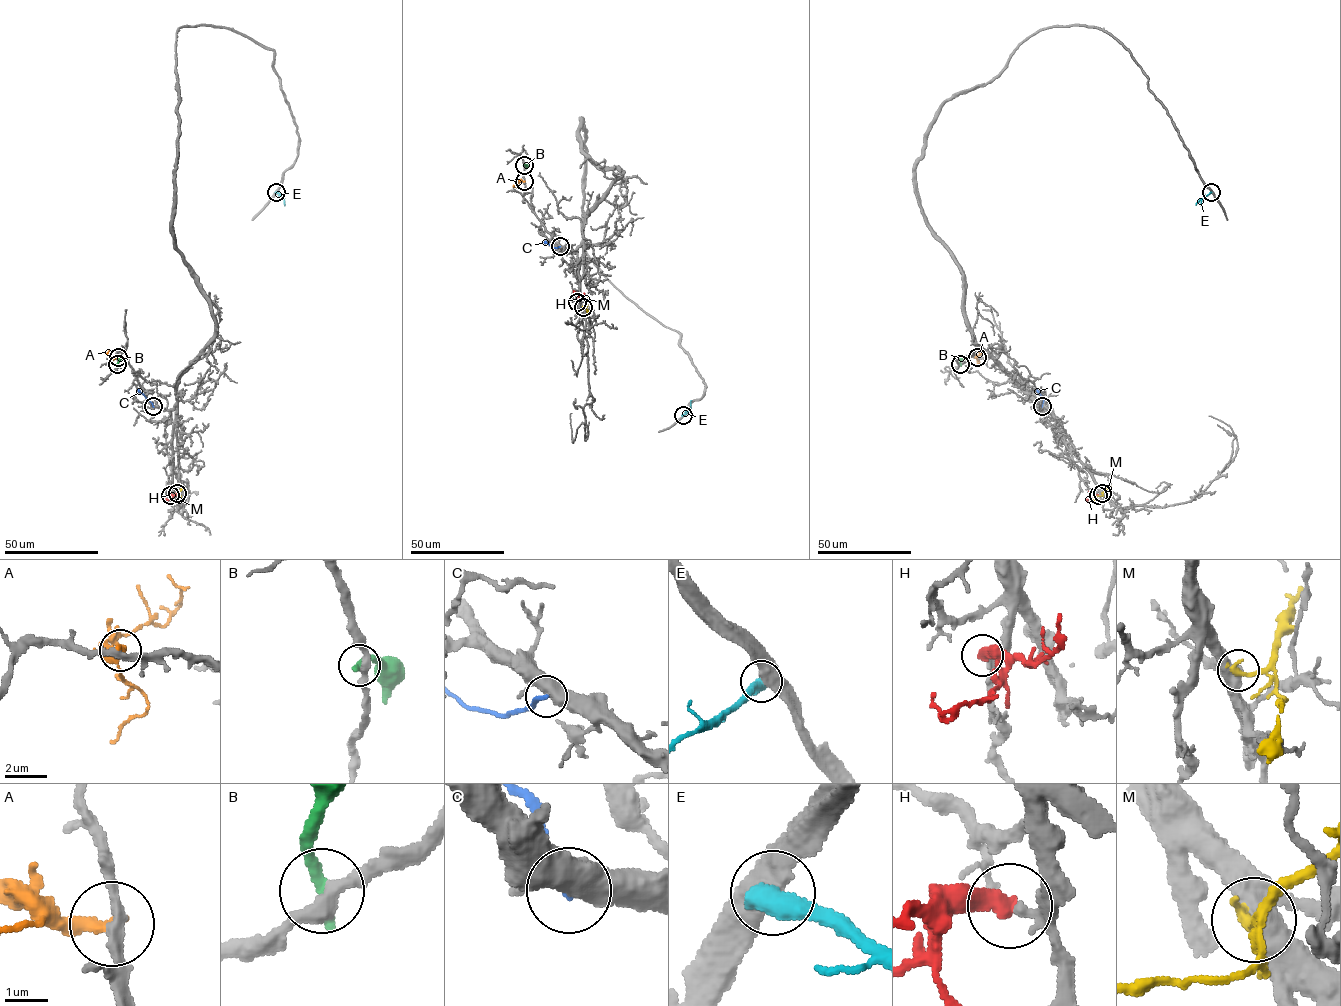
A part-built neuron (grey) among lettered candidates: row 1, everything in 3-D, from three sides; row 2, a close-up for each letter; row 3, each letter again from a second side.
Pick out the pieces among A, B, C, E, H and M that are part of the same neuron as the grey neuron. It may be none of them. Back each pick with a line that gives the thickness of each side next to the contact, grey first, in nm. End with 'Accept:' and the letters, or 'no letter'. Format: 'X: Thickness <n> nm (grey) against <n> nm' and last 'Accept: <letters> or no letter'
H: Thickness 200 nm (grey) against 420 nm
Accept: H

